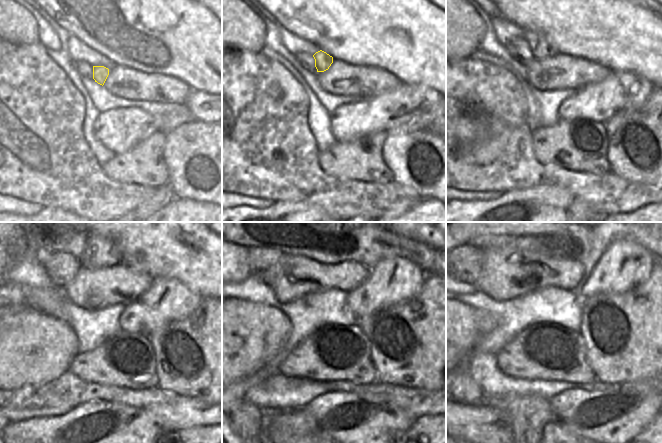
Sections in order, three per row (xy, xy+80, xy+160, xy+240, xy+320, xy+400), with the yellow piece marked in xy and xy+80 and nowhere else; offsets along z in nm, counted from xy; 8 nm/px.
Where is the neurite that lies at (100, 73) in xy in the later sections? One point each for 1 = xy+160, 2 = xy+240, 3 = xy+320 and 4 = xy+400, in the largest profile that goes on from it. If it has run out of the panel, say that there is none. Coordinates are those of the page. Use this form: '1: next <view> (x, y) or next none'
1: next xy+160 (540, 47)
2: next xy+240 (115, 242)
3: next xy+320 (365, 245)
4: next xy+400 (566, 242)

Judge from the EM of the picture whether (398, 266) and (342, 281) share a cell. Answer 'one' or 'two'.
two

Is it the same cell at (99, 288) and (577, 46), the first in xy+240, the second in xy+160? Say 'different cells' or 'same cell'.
different cells

